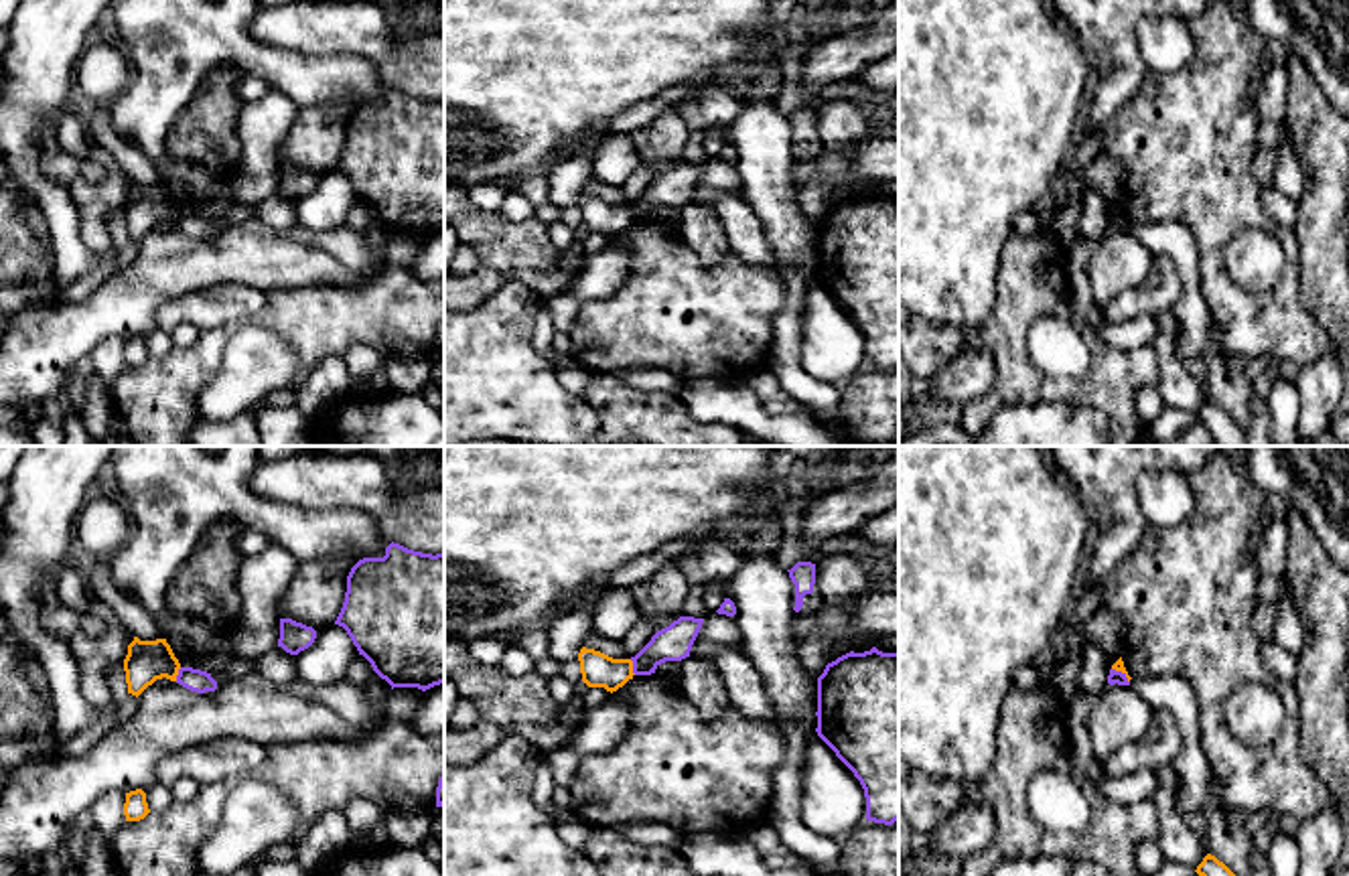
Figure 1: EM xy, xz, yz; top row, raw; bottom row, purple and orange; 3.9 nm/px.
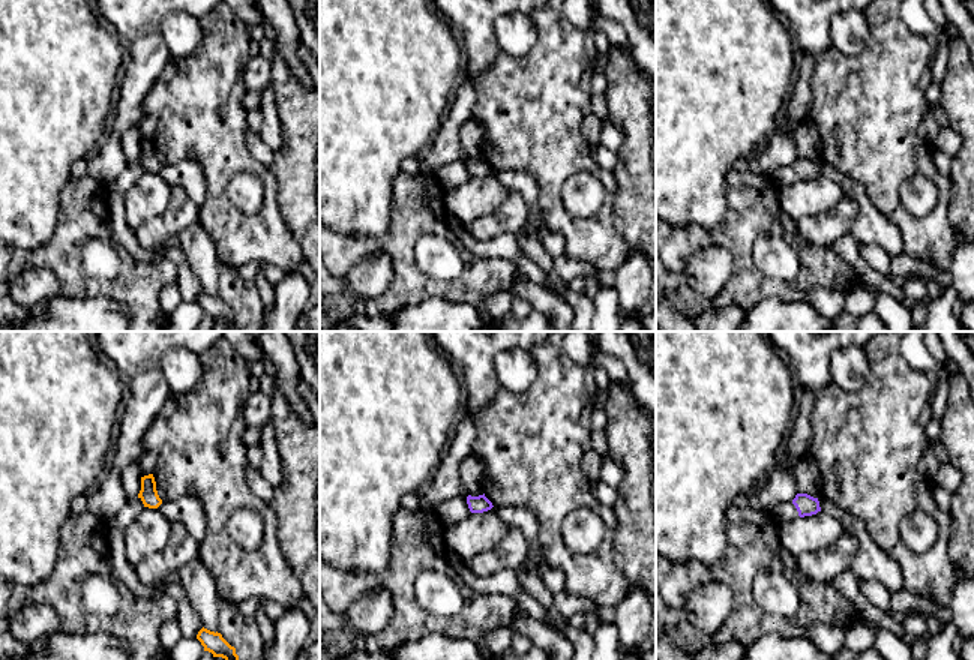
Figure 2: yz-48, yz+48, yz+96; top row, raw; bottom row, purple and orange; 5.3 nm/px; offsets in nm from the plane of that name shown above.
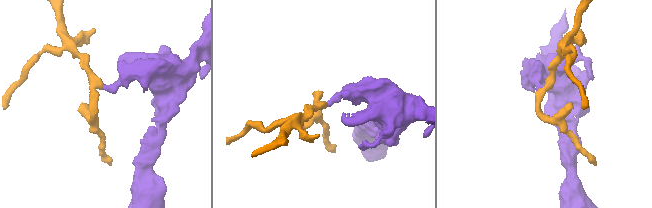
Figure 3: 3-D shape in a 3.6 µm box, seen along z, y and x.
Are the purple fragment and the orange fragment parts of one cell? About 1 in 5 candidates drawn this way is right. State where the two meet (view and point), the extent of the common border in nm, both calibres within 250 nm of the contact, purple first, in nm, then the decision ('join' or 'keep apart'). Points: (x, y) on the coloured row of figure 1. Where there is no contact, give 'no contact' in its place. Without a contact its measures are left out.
xz (633, 668) | 70 nm | 140/140 nm | keep apart

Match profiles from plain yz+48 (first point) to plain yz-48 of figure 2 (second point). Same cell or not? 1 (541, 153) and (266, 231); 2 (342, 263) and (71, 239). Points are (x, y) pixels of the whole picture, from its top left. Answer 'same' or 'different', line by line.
1: same
2: same

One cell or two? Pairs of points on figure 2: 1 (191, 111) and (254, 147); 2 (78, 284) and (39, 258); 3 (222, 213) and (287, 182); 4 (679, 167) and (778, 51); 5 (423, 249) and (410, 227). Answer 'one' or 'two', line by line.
1: two
2: one
3: two
4: one
5: two

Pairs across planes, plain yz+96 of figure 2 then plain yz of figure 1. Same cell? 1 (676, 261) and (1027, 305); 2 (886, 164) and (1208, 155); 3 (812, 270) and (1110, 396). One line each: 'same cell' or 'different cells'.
1: same cell
2: same cell
3: same cell

